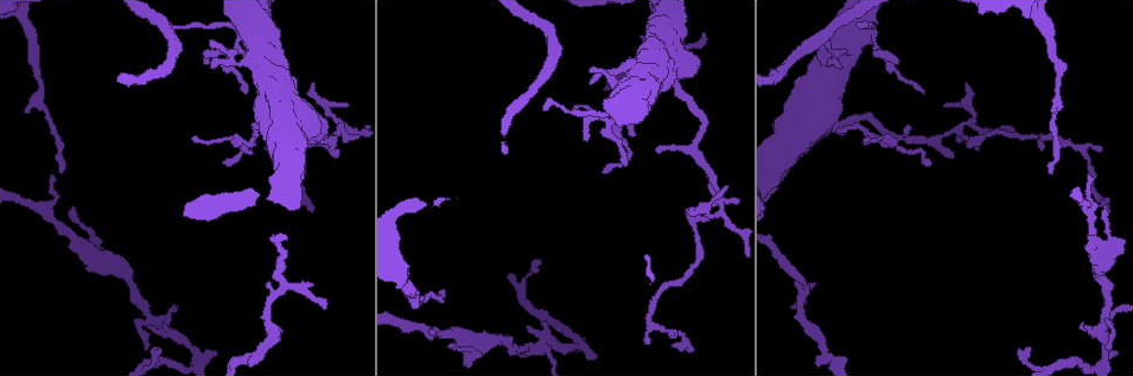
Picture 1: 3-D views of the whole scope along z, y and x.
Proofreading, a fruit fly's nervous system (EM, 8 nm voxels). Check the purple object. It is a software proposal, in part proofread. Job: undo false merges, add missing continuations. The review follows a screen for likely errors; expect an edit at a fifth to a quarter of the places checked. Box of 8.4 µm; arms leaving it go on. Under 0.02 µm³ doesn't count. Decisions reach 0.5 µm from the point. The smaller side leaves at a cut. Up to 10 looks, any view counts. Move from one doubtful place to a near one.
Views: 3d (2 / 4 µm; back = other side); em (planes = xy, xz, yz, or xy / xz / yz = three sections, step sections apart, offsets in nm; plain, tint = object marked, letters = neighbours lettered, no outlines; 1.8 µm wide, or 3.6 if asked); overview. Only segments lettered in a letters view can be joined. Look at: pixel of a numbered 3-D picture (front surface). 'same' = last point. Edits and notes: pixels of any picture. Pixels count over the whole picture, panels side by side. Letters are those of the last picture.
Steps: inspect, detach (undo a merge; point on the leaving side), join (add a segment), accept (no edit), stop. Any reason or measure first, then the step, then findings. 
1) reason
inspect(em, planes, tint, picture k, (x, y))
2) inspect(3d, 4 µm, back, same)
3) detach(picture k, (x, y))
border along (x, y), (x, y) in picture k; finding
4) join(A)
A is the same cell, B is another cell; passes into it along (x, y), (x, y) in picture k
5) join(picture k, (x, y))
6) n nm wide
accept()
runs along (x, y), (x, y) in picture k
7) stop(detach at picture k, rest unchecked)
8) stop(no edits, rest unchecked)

inspect(em, planes, letters, picture 1, (1102, 256))

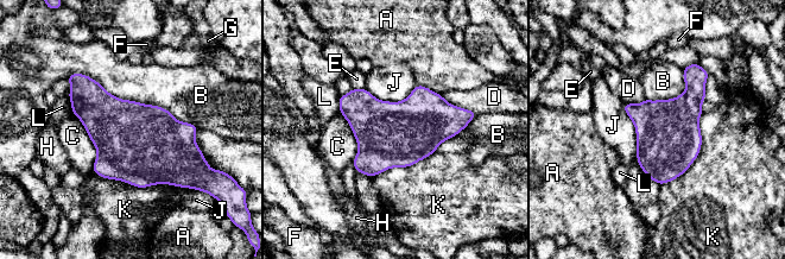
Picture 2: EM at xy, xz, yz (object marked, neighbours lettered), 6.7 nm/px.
440 nm wide
accept()
A, B, C, D, E, F, G, H, J, K and L are other cells; border along (622, 103), (637, 162), (660, 184) in picture 2; continuous, no second neuron

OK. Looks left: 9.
sharp bend
inspect(em, planes, letters, picture 1, (193, 354))

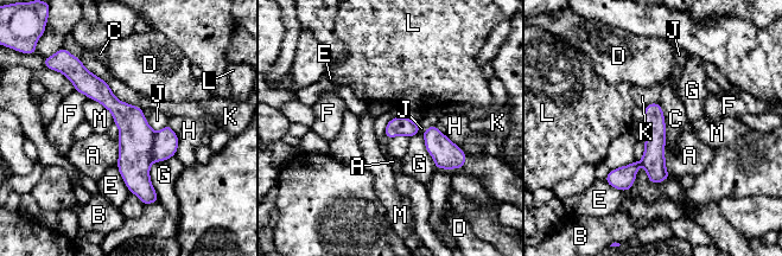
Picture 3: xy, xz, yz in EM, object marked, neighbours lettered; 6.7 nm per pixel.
accept()
A, B, C, D, E, F, G, H, J, K, L and M are other cells; runs along (84, 71), (132, 123), (150, 196) in picture 3; continuous, no second neuron

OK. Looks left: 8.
inspect(em, yz, step 8, letters, picture 1, (160, 350))

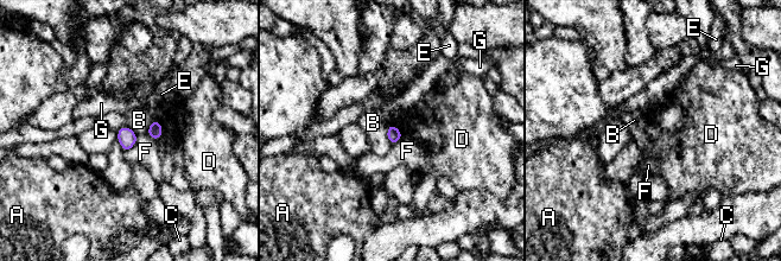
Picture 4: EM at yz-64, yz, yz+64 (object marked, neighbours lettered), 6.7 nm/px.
accept()
A, B, C, D, E, F and G are other cells; border along (157, 121), (163, 133) in picture 4; none of them fits

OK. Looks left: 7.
narrows sharply
inspect(em, xy, step 8, tint, picture 1, (40, 92))

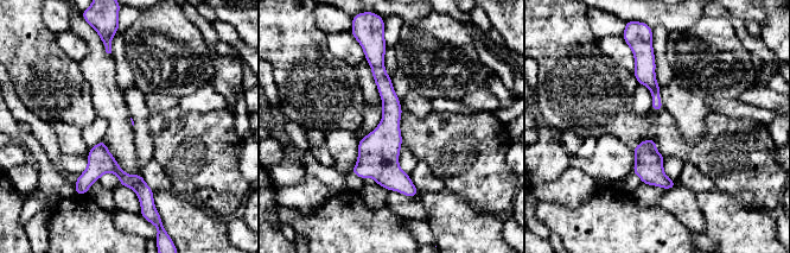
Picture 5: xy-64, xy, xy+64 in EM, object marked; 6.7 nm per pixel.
another direction
inspect(em, planes, letters, same)

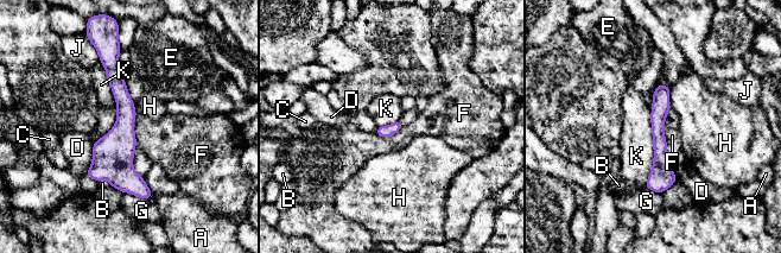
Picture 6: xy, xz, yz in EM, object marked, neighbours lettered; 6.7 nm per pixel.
accept()
A, B, C, D, E, F, G, H, J and K are other cells; one neuron here

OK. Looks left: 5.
stop(no edits, rest unchecked)

